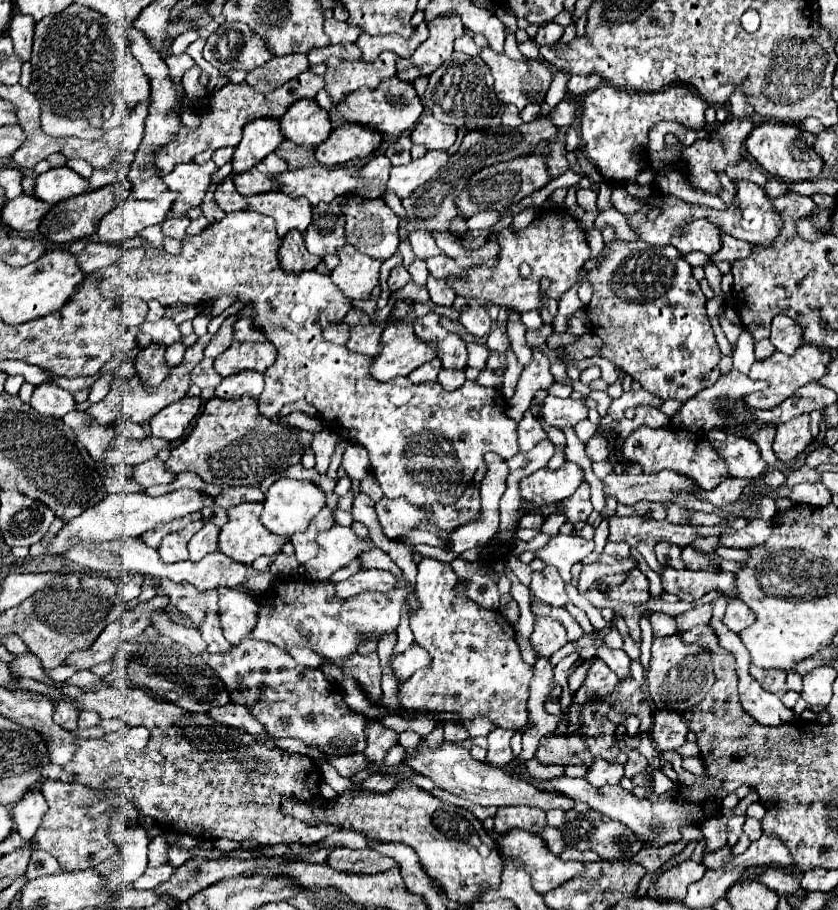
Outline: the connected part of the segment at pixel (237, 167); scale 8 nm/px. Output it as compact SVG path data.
M261 117L257 121L251 121L243 129L243 139L235 147L231 165L233 173L245 173L253 169L261 159L265 159L269 153L273 153L285 137L281 135L279 121L271 117Z

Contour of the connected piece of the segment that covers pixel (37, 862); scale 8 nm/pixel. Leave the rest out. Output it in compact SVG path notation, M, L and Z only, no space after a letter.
M41 849L31 851L31 864L29 864L25 873L27 881L44 875L57 875L57 873L63 873L63 869L59 867L57 859L51 853L41 851Z

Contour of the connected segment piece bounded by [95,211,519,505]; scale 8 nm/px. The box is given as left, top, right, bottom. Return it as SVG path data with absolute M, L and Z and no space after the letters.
M233 211L233 213L227 213L221 221L217 223L211 223L201 235L197 237L185 237L183 239L183 251L179 255L169 255L165 251L157 251L153 249L149 243L145 243L143 247L139 249L127 249L115 263L111 263L109 267L103 267L95 273L103 273L103 281L99 283L99 289L105 297L117 297L117 295L133 295L133 297L141 297L143 301L149 301L149 299L157 299L163 307L169 307L169 305L193 305L193 307L201 307L201 305L207 305L209 301L215 301L223 295L235 295L239 303L247 305L247 307L253 307L255 309L255 317L253 317L253 325L263 333L263 337L275 345L277 349L277 361L273 363L273 367L269 367L265 371L265 389L261 393L261 399L259 399L259 411L265 415L265 417L275 417L283 405L287 403L295 403L295 401L307 401L309 405L313 405L319 413L319 419L323 423L327 423L329 429L333 429L341 439L345 441L353 441L353 443L359 443L363 445L367 451L369 451L369 463L371 463L371 473L373 477L377 479L377 483L381 485L383 489L383 495L387 499L397 499L397 497L405 497L409 503L413 505L427 505L427 503L445 503L445 505L453 505L461 495L463 491L469 487L469 481L473 479L475 471L479 465L483 465L483 455L487 451L493 451L493 453L499 453L503 455L503 459L511 459L519 447L517 447L517 423L513 419L509 419L505 415L505 397L501 395L501 391L495 387L481 387L477 385L475 381L465 381L459 389L455 391L445 391L439 383L421 383L421 385L413 385L407 377L397 377L397 379L391 379L387 383L377 383L371 375L369 375L369 357L365 355L357 355L353 351L347 351L347 347L343 345L335 345L335 343L329 343L323 339L323 329L327 325L333 325L333 323L341 323L341 319L347 315L347 311L351 309L351 301L341 293L339 287L333 285L333 281L327 277L327 275L321 275L317 271L309 271L309 273L301 273L301 275L287 275L281 271L279 267L279 257L277 257L277 251L279 251L279 245L281 245L281 239L277 237L275 233L275 223L273 219L265 217L265 215L259 215L255 211Z

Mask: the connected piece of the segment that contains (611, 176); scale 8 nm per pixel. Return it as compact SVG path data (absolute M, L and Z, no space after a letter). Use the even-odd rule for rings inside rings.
M601 85L583 101L581 143L585 143L585 153L593 159L595 167L607 181L615 185L621 181L635 181L635 175L641 171L637 159L647 151L647 131L661 119L677 121L695 131L703 129L707 107L709 103L687 87L671 87L657 93L631 93L611 85Z

